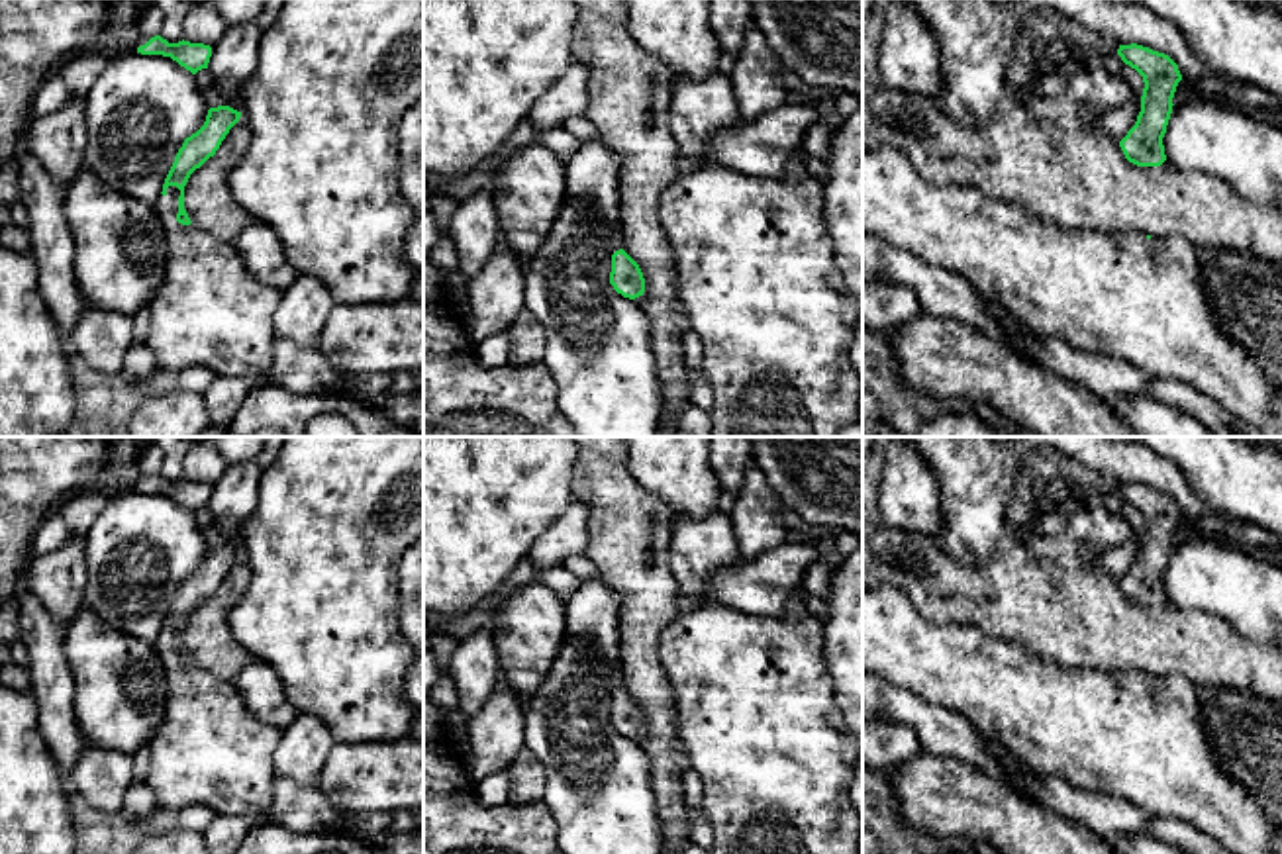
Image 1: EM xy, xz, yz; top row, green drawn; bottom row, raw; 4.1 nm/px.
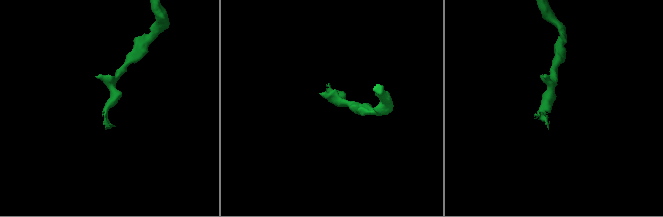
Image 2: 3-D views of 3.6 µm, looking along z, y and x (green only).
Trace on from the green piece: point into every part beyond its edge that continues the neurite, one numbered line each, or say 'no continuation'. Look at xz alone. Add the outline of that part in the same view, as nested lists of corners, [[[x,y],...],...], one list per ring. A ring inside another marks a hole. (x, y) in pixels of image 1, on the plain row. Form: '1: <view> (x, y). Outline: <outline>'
no continuation

